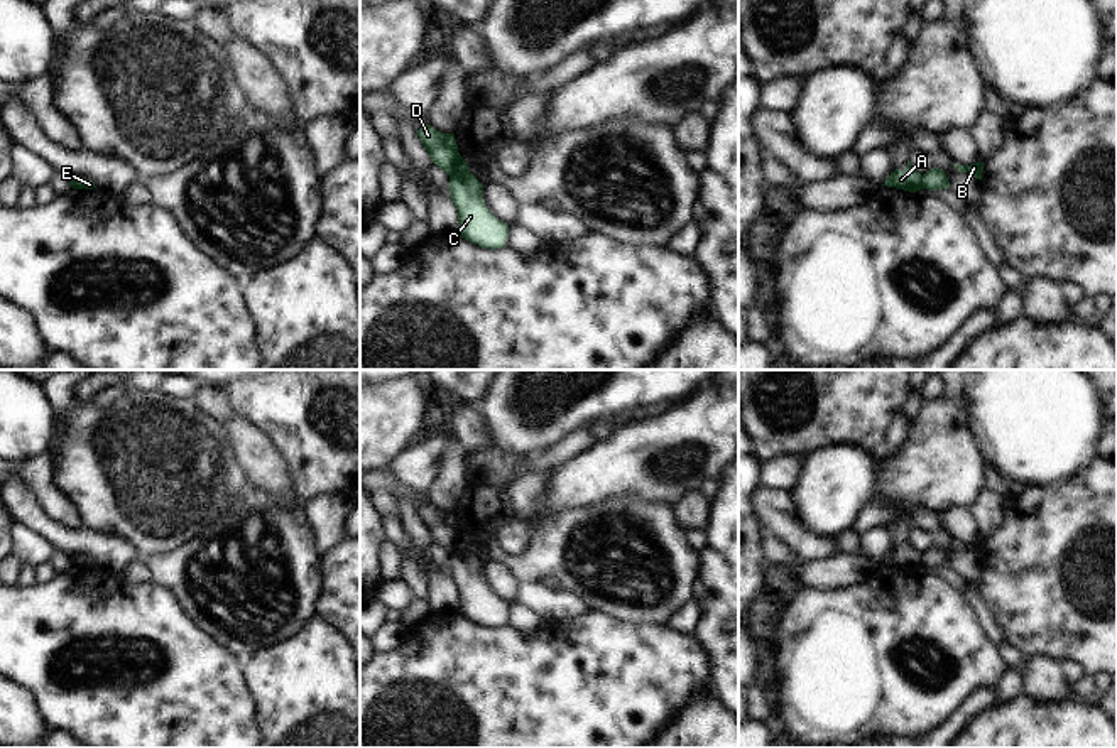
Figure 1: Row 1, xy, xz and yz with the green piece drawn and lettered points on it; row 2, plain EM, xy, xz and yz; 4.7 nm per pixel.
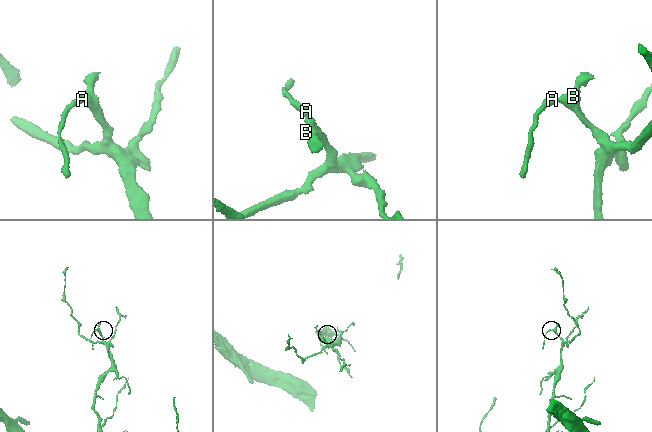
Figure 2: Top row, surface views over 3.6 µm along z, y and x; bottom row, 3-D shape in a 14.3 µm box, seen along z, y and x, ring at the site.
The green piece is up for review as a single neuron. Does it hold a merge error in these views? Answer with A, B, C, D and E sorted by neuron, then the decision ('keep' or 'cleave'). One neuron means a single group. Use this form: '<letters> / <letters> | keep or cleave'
A D / B C E | cleave

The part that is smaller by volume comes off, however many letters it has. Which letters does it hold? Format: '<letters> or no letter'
A, D

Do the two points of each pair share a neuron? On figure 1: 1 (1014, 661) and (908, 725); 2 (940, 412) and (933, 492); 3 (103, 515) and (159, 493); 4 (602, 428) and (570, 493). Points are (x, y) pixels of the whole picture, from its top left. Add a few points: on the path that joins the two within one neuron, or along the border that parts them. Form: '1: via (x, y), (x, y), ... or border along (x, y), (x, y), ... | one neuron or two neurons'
1: border along (1001, 650), (1009, 667) | two neurons
2: via (940, 433), (940, 461), (933, 471) | one neuron
3: via (117, 502), (125, 493), (146, 493) | one neuron
4: border along (614, 426), (604, 438), (595, 441) | two neurons

